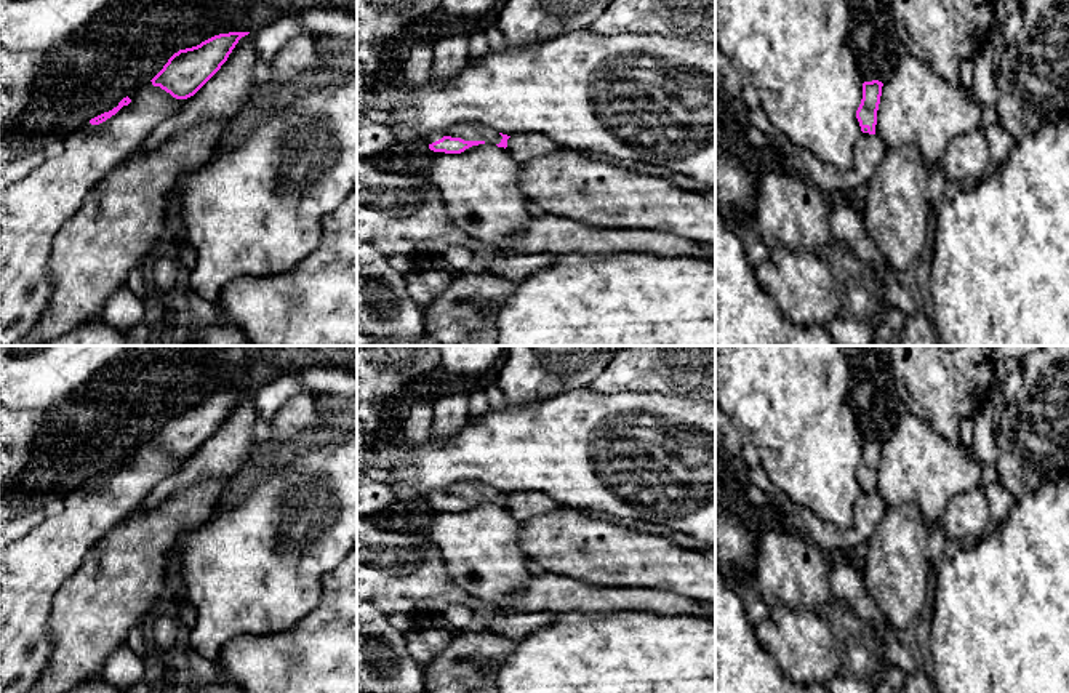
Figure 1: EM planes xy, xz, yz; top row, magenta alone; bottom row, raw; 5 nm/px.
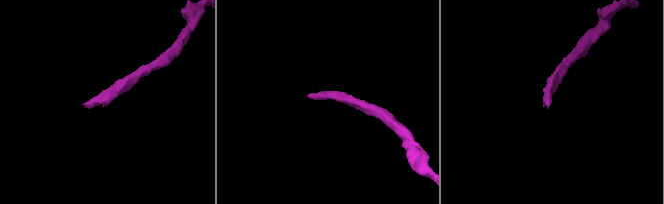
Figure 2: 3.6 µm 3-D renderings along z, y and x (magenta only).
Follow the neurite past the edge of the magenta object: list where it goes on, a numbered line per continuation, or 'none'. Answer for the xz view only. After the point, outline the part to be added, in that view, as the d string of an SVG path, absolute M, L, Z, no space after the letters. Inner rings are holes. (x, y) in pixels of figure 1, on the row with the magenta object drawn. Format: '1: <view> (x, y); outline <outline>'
1: xz (469, 132); outline M462 123L446 131L430 133L424 142L432 144L443 136L461 138L464 141L485 141L488 144L499 144L502 139L502 136L491 128L478 126L475 123Z

